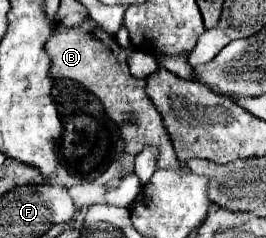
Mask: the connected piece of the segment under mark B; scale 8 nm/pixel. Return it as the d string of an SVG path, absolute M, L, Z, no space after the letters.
M86 19L78 27L54 27L54 35L46 43L46 53L50 55L50 77L52 79L72 79L86 89L90 89L104 105L106 115L120 127L124 149L132 155L142 151L144 143L156 145L160 149L158 167L176 167L178 159L162 125L160 113L154 109L152 101L144 93L146 81L138 79L128 69L130 49L122 47L114 35L102 31L98 23Z

